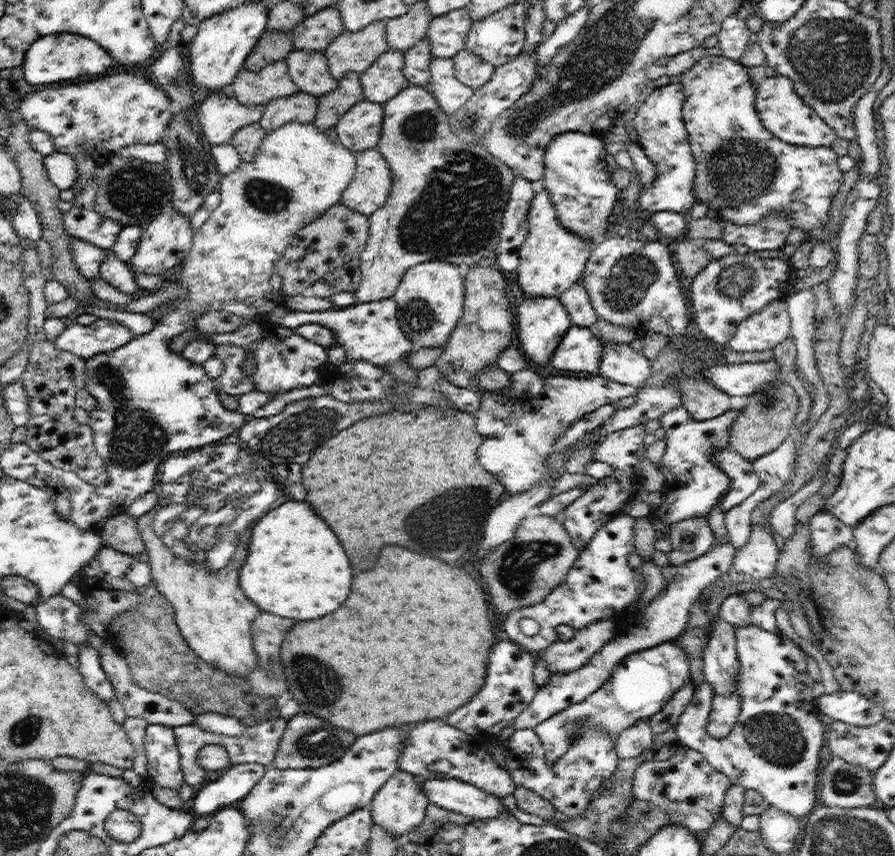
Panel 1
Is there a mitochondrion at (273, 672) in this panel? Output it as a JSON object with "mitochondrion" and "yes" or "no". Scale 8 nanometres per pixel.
{"mitochondrion":"yes"}

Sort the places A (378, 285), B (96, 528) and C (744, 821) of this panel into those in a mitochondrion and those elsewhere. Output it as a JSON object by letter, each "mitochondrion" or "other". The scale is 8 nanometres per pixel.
{"A":"other","B":"other","C":"other"}

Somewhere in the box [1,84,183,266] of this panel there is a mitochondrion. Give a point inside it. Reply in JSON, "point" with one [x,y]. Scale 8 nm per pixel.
{"point":[134,191]}

